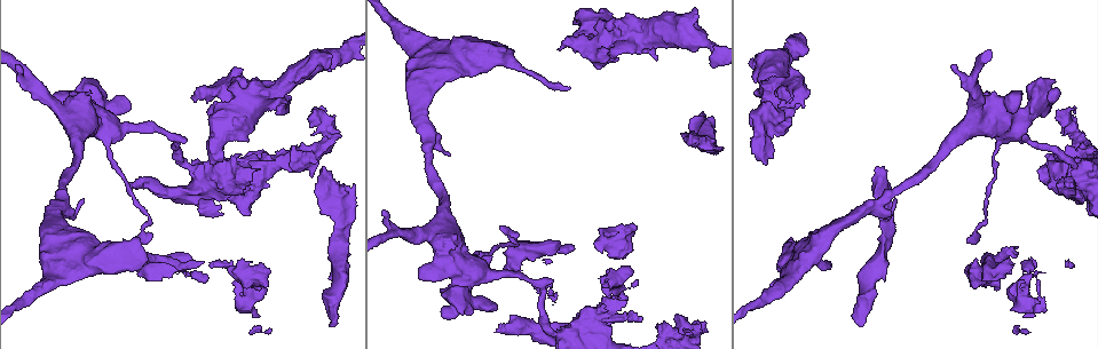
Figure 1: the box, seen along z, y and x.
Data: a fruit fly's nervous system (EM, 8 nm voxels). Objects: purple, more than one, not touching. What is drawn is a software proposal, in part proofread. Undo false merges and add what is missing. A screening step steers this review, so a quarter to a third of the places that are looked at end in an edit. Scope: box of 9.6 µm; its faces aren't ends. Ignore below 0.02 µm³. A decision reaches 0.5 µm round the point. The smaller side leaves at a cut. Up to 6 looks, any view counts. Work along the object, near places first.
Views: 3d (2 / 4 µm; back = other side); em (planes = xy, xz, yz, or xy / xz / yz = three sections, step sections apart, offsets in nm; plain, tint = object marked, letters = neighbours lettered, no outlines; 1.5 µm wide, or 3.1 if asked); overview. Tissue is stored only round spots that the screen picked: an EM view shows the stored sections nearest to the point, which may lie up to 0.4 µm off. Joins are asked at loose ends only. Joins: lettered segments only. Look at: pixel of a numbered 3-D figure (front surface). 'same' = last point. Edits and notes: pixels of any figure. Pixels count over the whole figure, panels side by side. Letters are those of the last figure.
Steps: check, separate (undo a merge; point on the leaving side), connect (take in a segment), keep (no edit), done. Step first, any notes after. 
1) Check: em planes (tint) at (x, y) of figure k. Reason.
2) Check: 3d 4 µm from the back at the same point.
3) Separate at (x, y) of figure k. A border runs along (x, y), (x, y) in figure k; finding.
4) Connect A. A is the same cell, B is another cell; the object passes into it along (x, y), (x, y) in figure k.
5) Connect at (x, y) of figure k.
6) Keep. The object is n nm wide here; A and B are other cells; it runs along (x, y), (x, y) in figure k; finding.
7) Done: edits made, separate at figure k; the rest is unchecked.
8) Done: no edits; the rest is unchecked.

Check: em xy step 4 (tint) at (804, 106) of figure 1. Branch stops here.

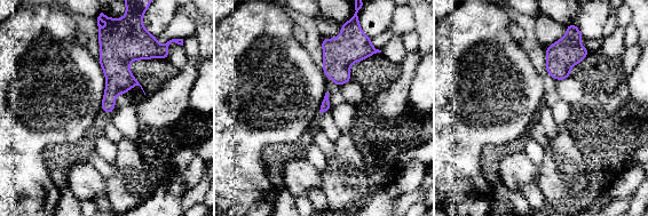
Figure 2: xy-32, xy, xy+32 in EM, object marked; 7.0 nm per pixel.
Check: em planes (tint) at the same point. Cut it another way.

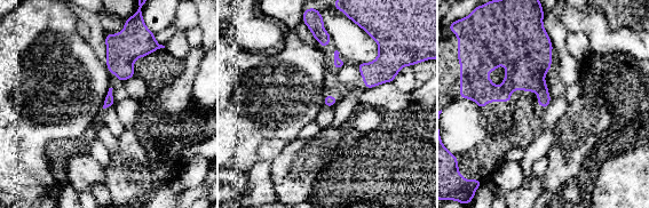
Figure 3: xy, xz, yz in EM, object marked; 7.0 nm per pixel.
Check: em planes (letters) at the same point. What lies round it.

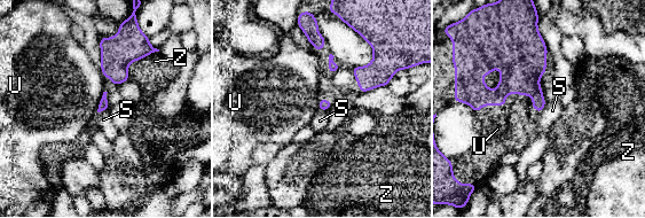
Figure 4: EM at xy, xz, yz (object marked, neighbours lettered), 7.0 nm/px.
Keep. S, U and Z are other cells; a border runs along (108, 109), (97, 113) in figure 4; no lettered segment goes on from it.

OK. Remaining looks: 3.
Check: em yz step 4 (tint) at (330, 324) of figure 1. An open end.

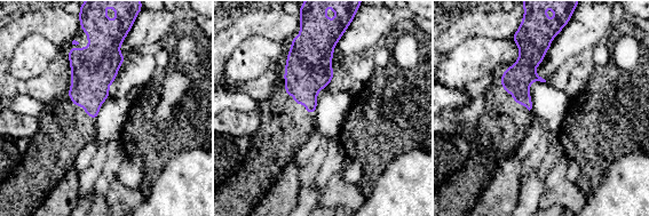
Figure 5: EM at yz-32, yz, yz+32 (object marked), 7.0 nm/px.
Check: em planes (letters) at the same point.

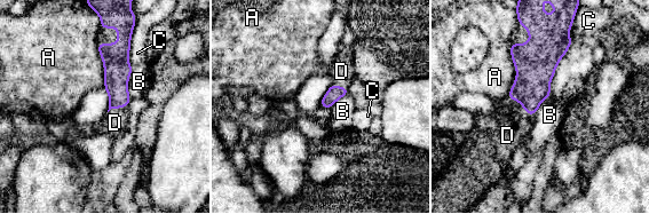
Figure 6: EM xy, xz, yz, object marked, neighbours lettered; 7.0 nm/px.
Connect D. The longest contact is with A, 380 nm; D is the same cell, A, B and C are other cells; the object passes into it along (533, 73), (522, 106), (507, 135) in figure 6; it goes on there.

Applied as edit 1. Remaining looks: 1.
Check: em planes (letters) at (689, 135) of figure 1. Free end.

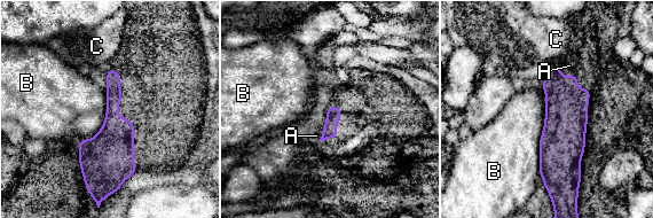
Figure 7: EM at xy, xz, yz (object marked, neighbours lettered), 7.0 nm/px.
Keep. The longest contact is with B, 600 nm; A, B and C are other cells; a border runs along (542, 86), (544, 126), (539, 173) in figure 7; none of them fits.

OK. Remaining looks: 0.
Done: edits made, connect at figure 6; the rest is unchecked.

